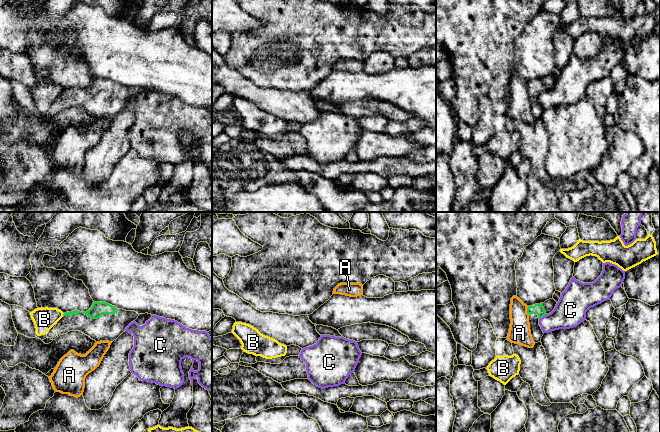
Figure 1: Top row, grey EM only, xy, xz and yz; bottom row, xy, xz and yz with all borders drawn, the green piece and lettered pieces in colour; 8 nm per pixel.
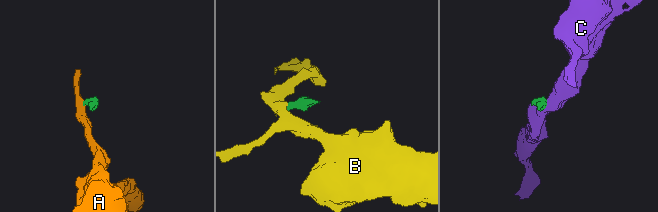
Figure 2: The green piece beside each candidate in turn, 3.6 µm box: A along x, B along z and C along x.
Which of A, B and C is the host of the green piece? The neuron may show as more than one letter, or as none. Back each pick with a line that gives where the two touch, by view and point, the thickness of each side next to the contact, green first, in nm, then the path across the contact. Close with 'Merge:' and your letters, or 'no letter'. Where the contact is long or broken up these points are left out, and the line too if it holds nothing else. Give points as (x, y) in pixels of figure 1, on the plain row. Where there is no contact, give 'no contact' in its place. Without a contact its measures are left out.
Merge: no letter

